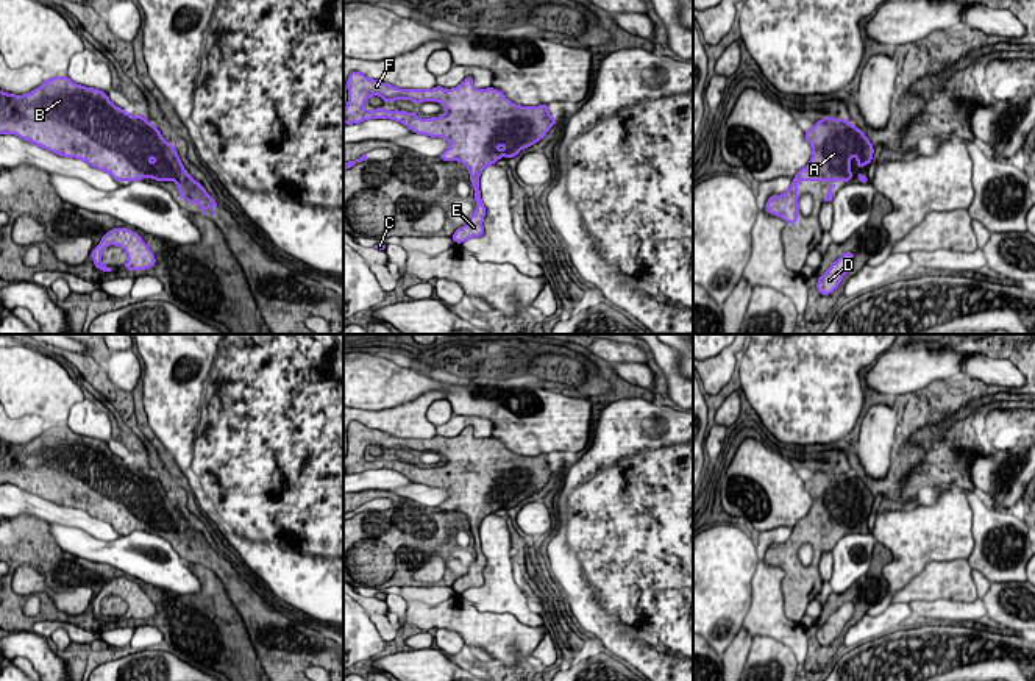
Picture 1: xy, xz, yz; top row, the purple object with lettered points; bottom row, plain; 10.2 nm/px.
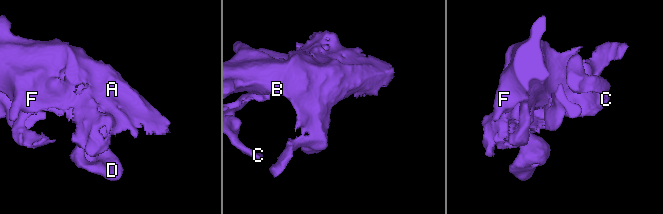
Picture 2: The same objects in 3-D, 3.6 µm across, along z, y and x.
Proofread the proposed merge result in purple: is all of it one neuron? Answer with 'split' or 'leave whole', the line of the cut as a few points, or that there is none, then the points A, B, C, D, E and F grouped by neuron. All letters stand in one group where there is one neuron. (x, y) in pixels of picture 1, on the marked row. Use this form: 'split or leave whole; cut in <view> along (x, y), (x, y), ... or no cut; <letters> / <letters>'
leave whole; no cut; A B C D E F

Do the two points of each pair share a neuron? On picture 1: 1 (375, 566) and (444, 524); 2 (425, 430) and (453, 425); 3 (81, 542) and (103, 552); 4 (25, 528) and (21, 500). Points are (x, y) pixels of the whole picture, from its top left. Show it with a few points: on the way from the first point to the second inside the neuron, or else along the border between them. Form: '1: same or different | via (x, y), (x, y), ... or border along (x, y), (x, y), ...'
1: same | via (391, 549), (408, 531), (426, 531)
2: different | border along (434, 427), (437, 434)
3: same | via (86, 547), (99, 550)
4: different | border along (16, 516), (36, 516), (49, 524)

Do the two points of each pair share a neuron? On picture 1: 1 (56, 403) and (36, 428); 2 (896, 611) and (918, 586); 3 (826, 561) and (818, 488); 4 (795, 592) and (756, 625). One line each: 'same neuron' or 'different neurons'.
1: same neuron
2: different neurons
3: different neurons
4: different neurons

